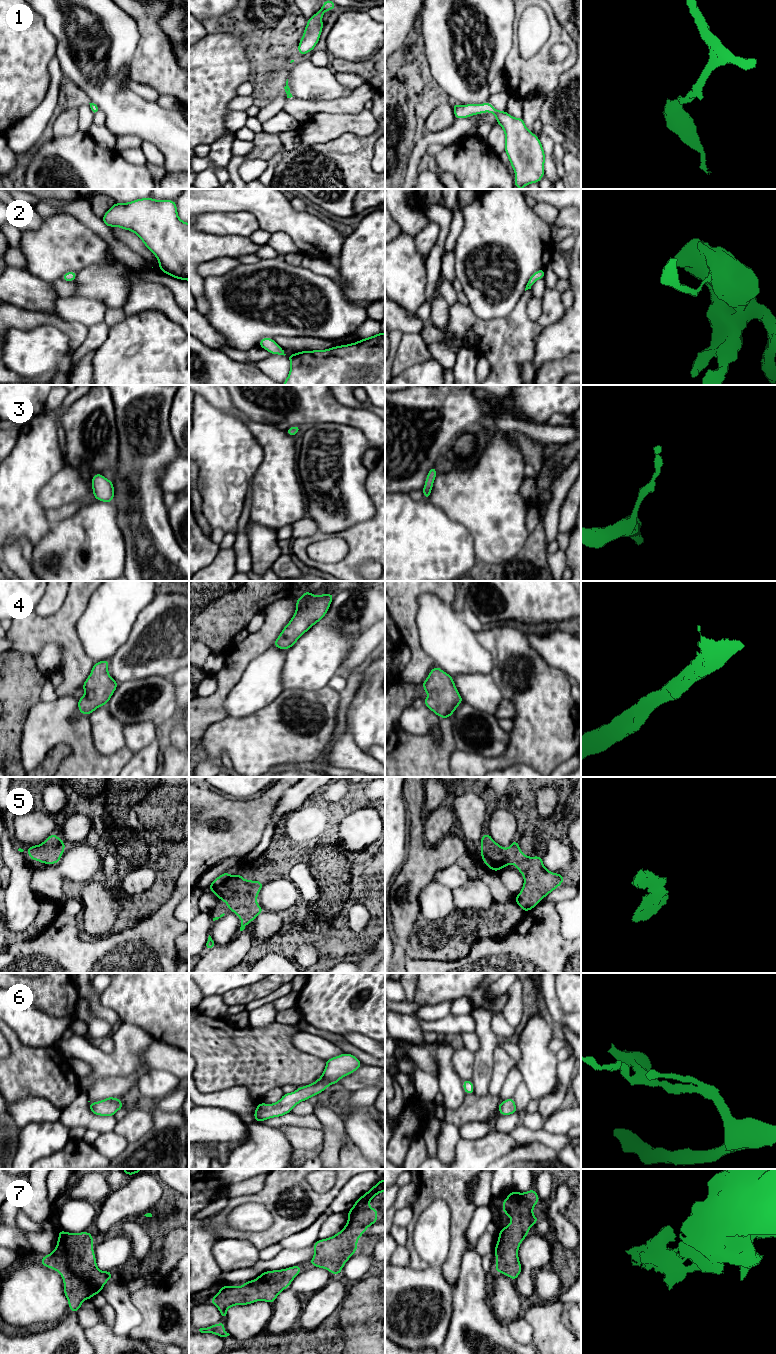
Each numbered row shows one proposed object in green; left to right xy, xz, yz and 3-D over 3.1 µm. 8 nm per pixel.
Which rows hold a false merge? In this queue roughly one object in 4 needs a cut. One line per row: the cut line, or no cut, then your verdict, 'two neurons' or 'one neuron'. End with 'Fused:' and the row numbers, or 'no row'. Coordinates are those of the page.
1: cut none; one neuron
2: cut none; one neuron
3: cut none; one neuron
4: cut none; one neuron
5: cut none; one neuron
6: cut none; one neuron
7: cut none; one neuron
Fused: no row

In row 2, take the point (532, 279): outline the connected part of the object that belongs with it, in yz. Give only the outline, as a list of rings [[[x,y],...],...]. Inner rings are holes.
[[[541,269],[536,271],[528,280],[528,283],[526,285],[525,291],[528,289],[531,289],[532,285],[540,278],[544,279],[545,276],[545,269]]]

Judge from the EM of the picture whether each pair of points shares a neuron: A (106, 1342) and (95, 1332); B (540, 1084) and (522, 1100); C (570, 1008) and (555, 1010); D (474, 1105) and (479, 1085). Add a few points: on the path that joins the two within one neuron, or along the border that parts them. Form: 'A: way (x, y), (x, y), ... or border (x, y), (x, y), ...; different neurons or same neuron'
A: way (103, 1339), (98, 1335); same neuron
B: border (524, 1080), (531, 1097); different neurons
C: border (554, 987), (559, 1005), (566, 1013), (570, 1014); different neurons
D: border (473, 1093), (478, 1095), (488, 1094); different neurons

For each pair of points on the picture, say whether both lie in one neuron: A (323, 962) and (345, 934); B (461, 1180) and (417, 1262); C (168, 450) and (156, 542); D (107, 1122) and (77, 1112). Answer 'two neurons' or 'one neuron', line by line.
A: one neuron
B: one neuron
C: one neuron
D: one neuron

